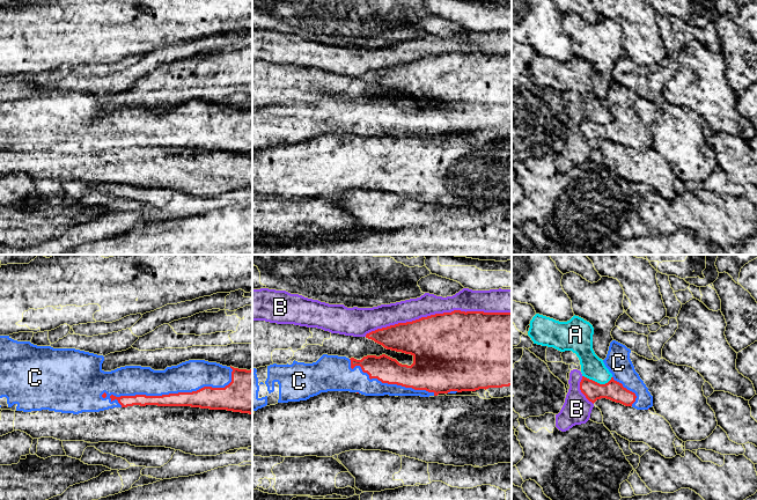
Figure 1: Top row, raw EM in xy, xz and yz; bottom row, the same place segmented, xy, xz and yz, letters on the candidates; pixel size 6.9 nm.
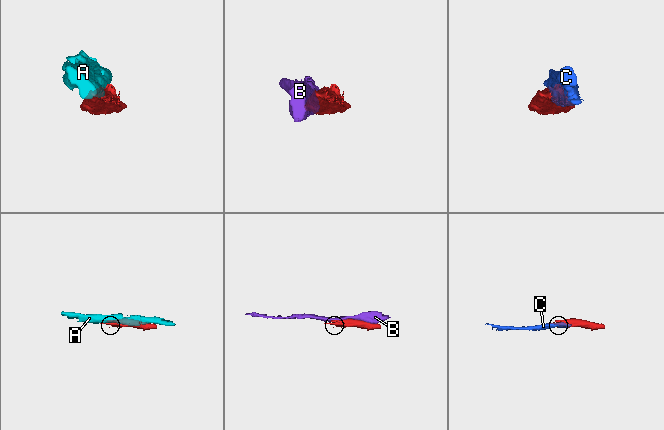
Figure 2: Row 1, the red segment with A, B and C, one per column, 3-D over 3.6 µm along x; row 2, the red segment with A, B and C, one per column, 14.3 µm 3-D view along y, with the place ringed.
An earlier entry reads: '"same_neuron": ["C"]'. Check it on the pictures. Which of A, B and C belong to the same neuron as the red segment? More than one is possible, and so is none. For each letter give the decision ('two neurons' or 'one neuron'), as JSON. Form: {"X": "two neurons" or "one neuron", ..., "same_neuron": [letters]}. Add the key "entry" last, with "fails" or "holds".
{"A": "two neurons", "B": "two neurons", "C": "one neuron", "same_neuron": ["C"], "entry": "holds"}

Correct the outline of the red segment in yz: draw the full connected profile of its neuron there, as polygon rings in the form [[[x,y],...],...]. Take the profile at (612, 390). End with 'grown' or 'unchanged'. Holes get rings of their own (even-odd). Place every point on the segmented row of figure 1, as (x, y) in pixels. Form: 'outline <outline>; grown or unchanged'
outline [[[612,340],[607,358],[605,367],[612,374],[611,380],[600,384],[582,376],[580,390],[593,404],[601,398],[607,398],[637,410],[648,410],[653,406],[653,396],[635,372],[630,359],[631,350]]]; grown

